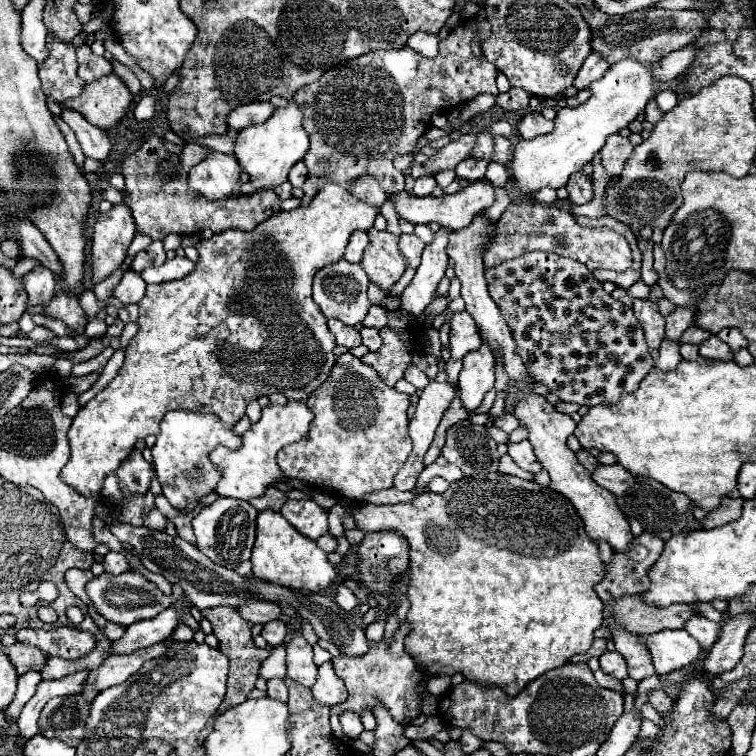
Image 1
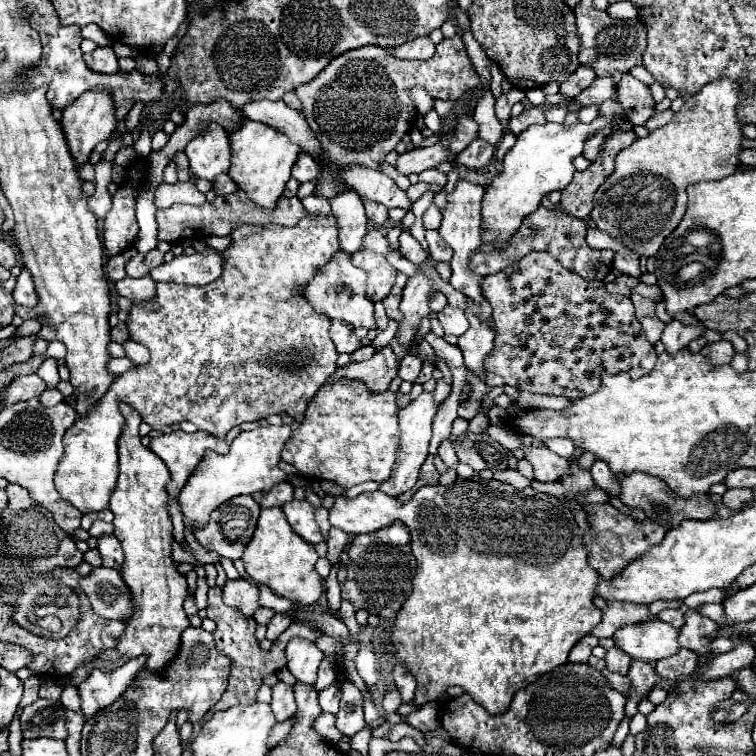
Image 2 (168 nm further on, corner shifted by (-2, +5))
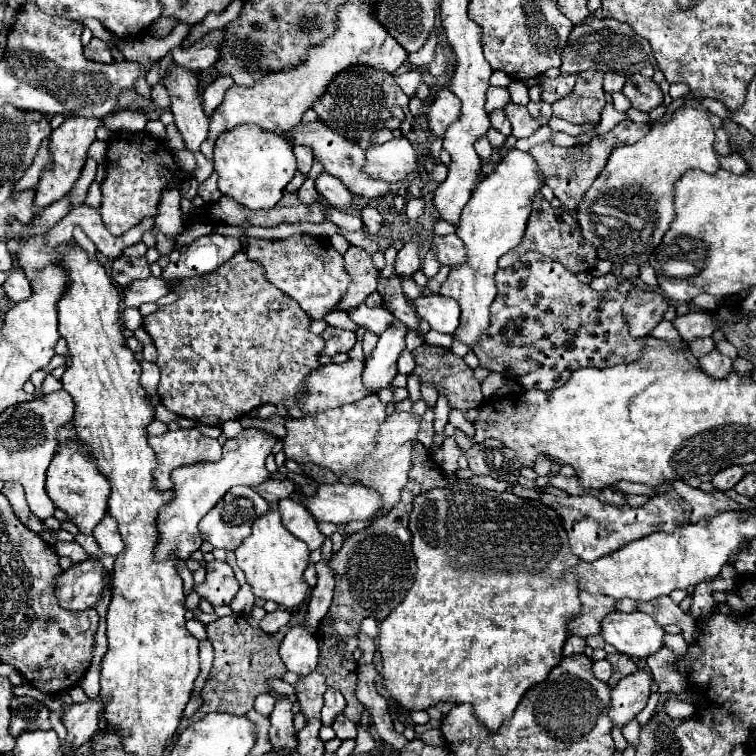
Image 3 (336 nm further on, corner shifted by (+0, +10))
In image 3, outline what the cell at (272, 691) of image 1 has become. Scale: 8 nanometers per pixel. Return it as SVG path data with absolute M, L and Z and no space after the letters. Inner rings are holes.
M280 696L270 714L270 742L274 750L296 748L296 730L292 726L292 702L288 696Z

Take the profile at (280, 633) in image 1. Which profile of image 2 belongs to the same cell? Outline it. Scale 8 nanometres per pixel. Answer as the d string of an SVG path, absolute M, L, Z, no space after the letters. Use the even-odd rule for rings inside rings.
M280 613L280 615L274 615L272 621L268 623L268 633L266 633L266 639L270 641L276 641L280 633L284 633L288 629L288 625L292 623L292 619L286 615L286 613Z

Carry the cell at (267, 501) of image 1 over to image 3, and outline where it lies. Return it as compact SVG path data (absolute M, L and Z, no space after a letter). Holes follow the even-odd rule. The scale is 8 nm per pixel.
M270 478L270 480L254 486L254 490L266 502L278 502L282 498L290 498L290 494L294 492L294 482L292 480L276 480L276 478Z

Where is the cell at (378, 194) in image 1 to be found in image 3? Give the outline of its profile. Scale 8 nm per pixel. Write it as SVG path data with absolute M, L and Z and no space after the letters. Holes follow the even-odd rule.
M374 206L362 208L360 216L362 216L362 222L364 222L368 234L376 234L376 232L380 230L380 226L382 226L382 216L380 216L378 210L374 210Z

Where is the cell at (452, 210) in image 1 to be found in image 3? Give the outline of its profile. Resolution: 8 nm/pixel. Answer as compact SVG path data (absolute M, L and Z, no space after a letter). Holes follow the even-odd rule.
M300 122L296 124L292 130L286 132L286 140L290 144L304 144L308 148L312 148L314 158L324 166L324 172L330 176L336 176L342 180L344 186L350 188L352 194L362 196L366 200L378 198L378 196L386 196L390 194L390 182L386 180L374 180L364 172L364 150L358 144L352 144L348 140L344 140L342 136L338 136L336 132L332 132L330 128L326 128L322 122Z

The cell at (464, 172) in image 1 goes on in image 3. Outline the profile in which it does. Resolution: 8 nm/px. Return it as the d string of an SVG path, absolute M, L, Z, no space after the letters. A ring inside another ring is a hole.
M486 136L478 138L478 140L474 142L474 148L476 148L476 154L478 154L482 160L488 160L488 156L492 154L492 146L490 146L490 142L488 142Z

